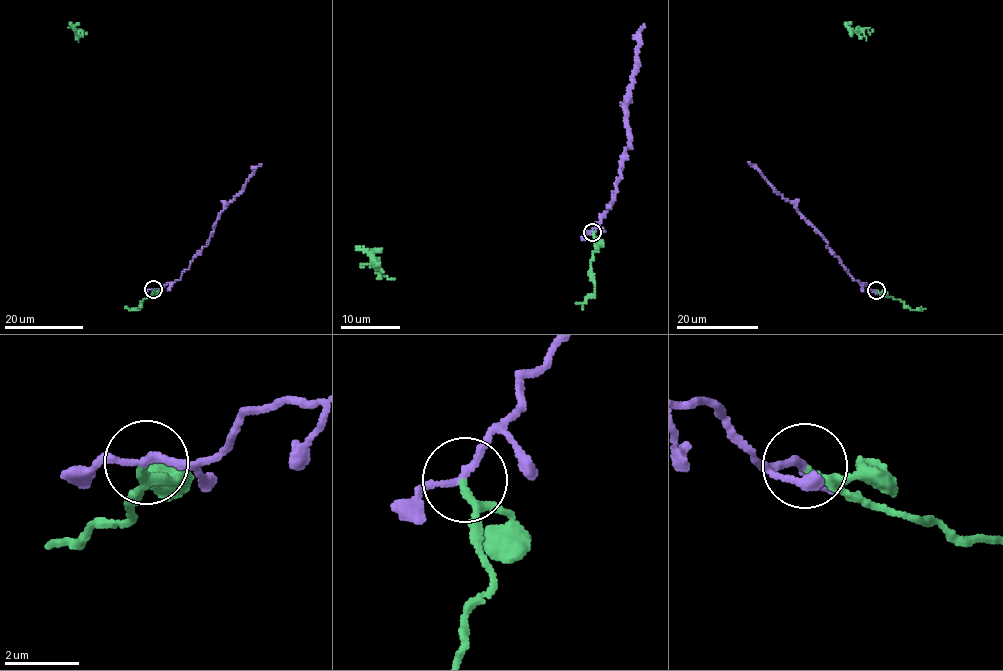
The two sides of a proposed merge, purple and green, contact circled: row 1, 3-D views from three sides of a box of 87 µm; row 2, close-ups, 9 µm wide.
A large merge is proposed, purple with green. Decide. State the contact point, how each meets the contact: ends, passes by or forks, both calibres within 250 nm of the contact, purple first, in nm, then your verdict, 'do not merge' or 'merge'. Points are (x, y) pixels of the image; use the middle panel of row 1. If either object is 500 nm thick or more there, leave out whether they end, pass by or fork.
(592, 232) | purple passes by | green passes by | 170/150 nm | merge

